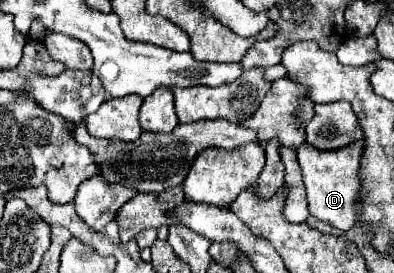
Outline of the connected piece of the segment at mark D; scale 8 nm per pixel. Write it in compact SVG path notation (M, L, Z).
M307 141L297 147L297 159L299 167L303 171L303 183L307 187L307 201L309 201L309 213L315 219L321 219L329 225L333 225L339 231L347 231L355 225L357 211L355 211L355 199L359 191L359 157L363 151L363 141L351 143L347 147L335 149L335 151L321 151Z

